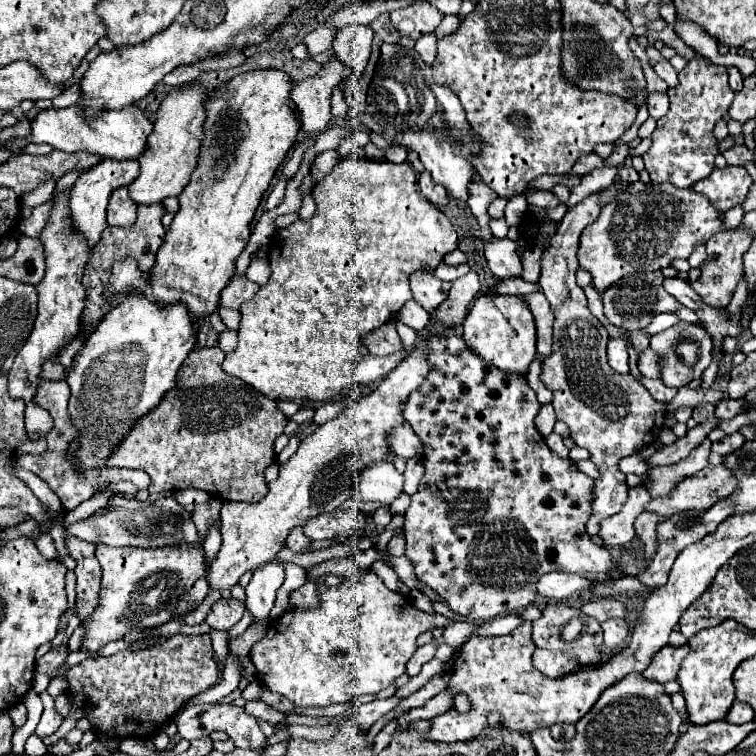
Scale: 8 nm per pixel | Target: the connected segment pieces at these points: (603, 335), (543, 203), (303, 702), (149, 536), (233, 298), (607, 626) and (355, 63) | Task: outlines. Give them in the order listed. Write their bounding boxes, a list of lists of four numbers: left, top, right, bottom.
[[540,193,666,535],[528,191,560,209],[250,569,452,707],[66,497,200,549],[220,275,260,309],[602,619,628,651],[334,25,372,77]]

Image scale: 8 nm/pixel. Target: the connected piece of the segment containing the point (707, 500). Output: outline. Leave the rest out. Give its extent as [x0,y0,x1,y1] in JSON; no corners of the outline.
[646,465,736,515]

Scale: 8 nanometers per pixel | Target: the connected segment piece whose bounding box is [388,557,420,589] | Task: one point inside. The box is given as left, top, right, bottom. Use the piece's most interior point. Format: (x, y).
(404, 569)

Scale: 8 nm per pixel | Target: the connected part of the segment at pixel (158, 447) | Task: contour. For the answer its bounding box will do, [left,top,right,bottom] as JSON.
[112,347,288,503]

